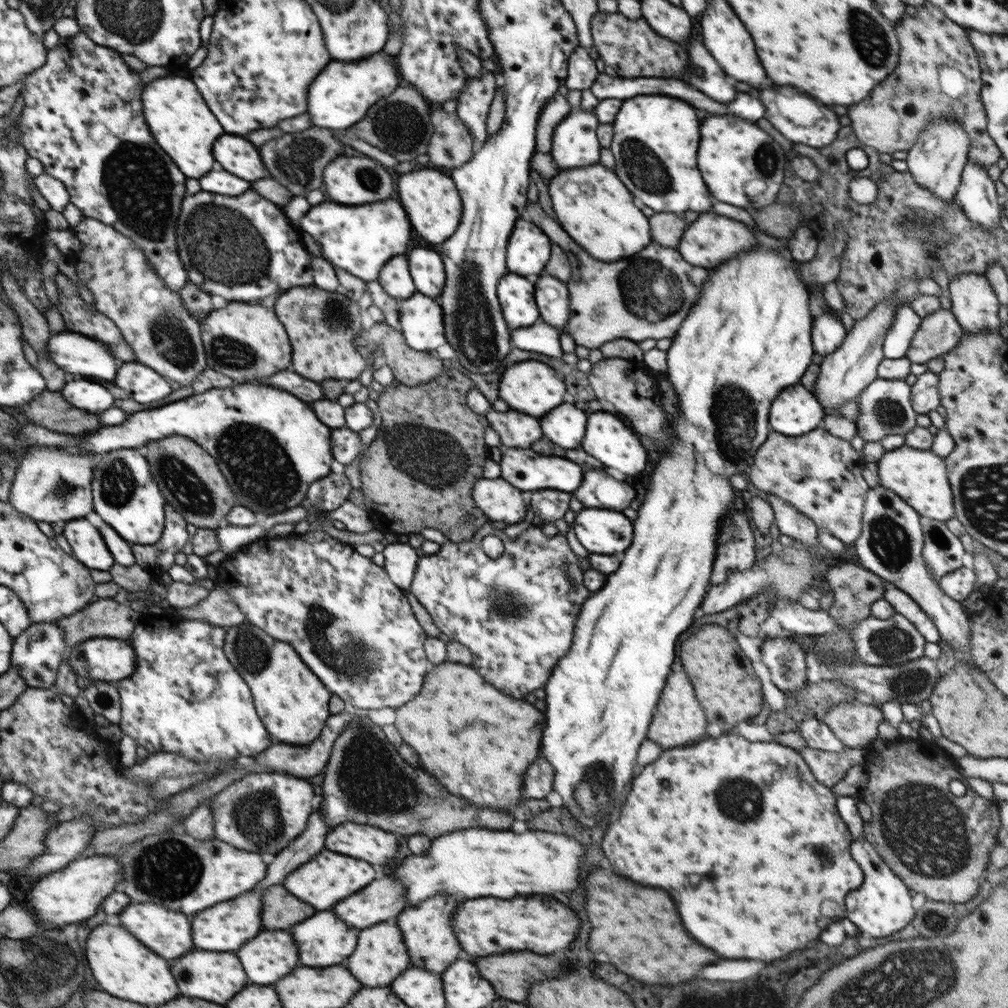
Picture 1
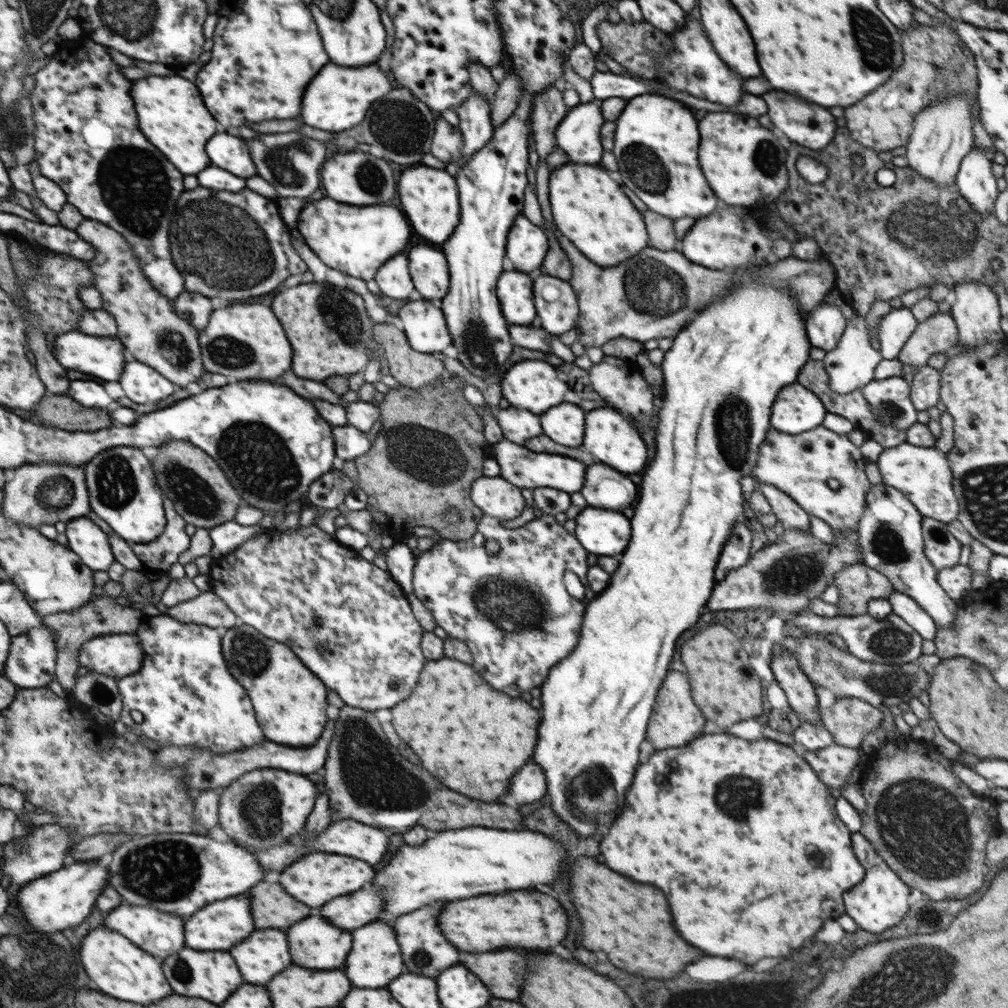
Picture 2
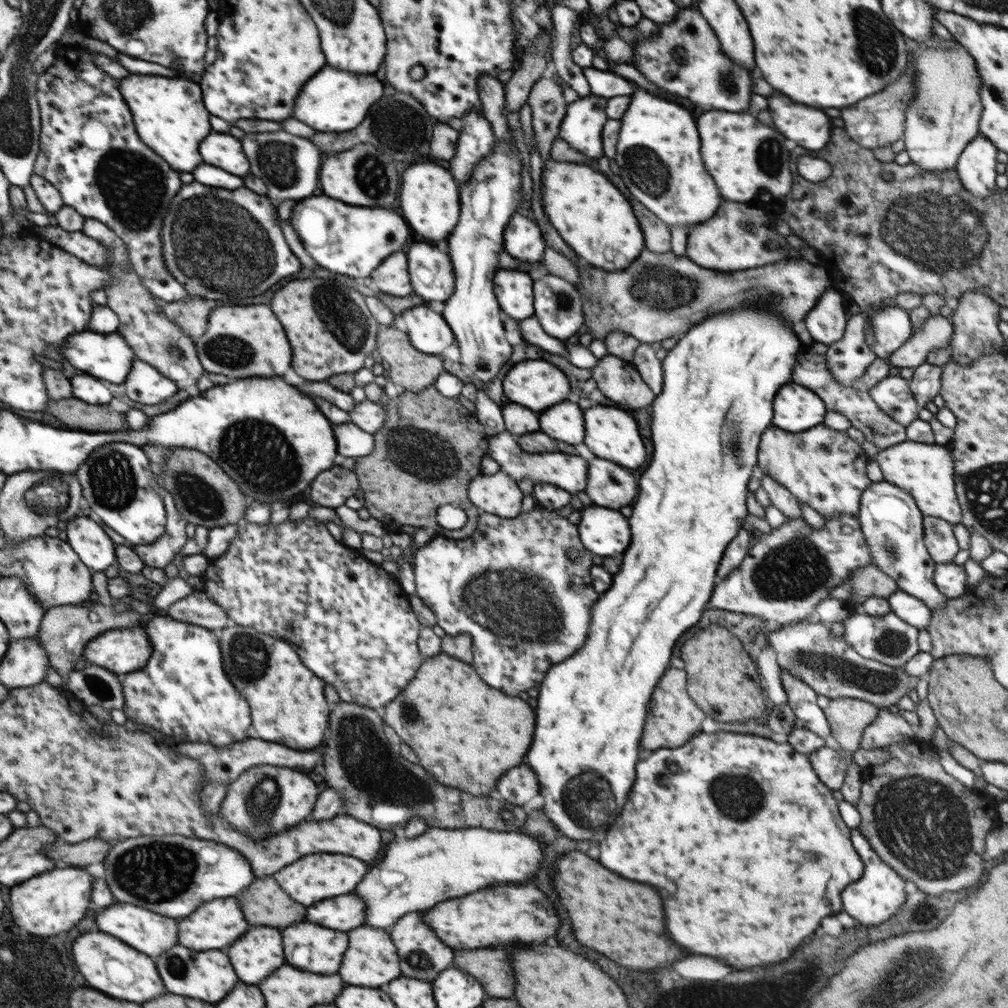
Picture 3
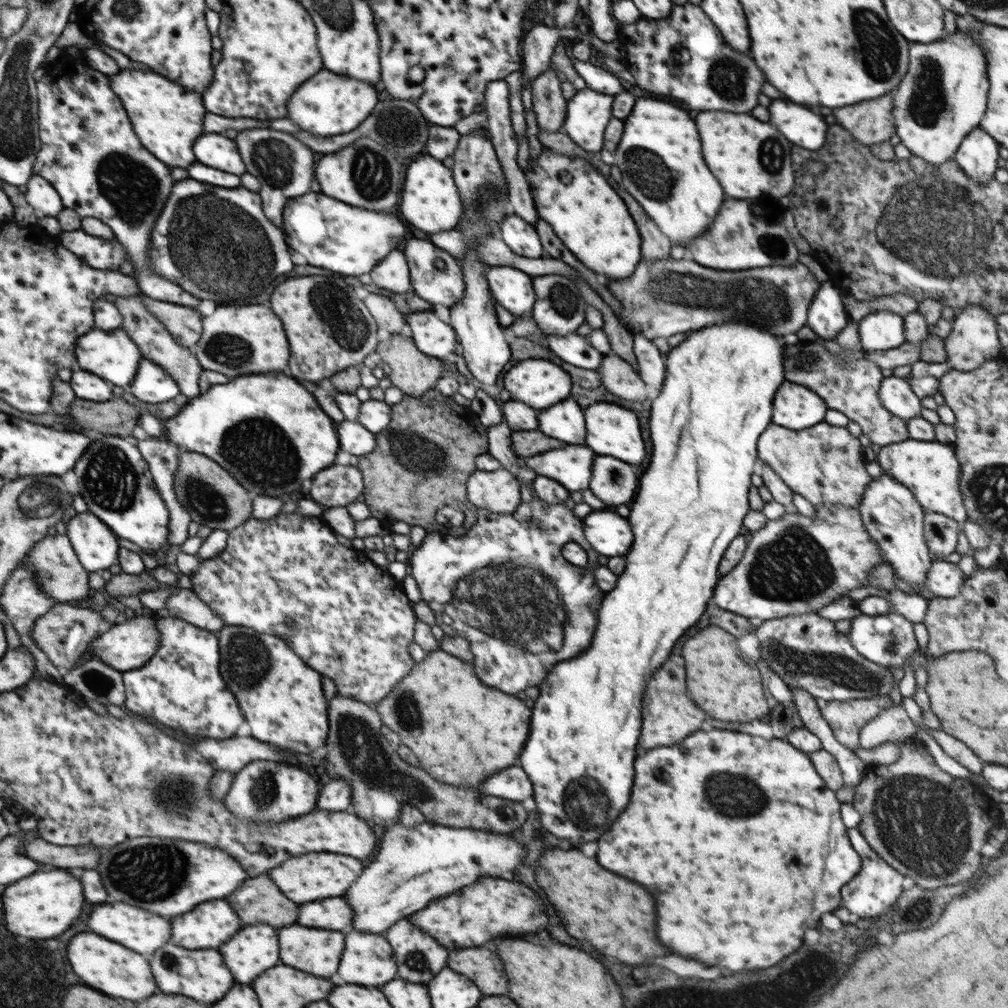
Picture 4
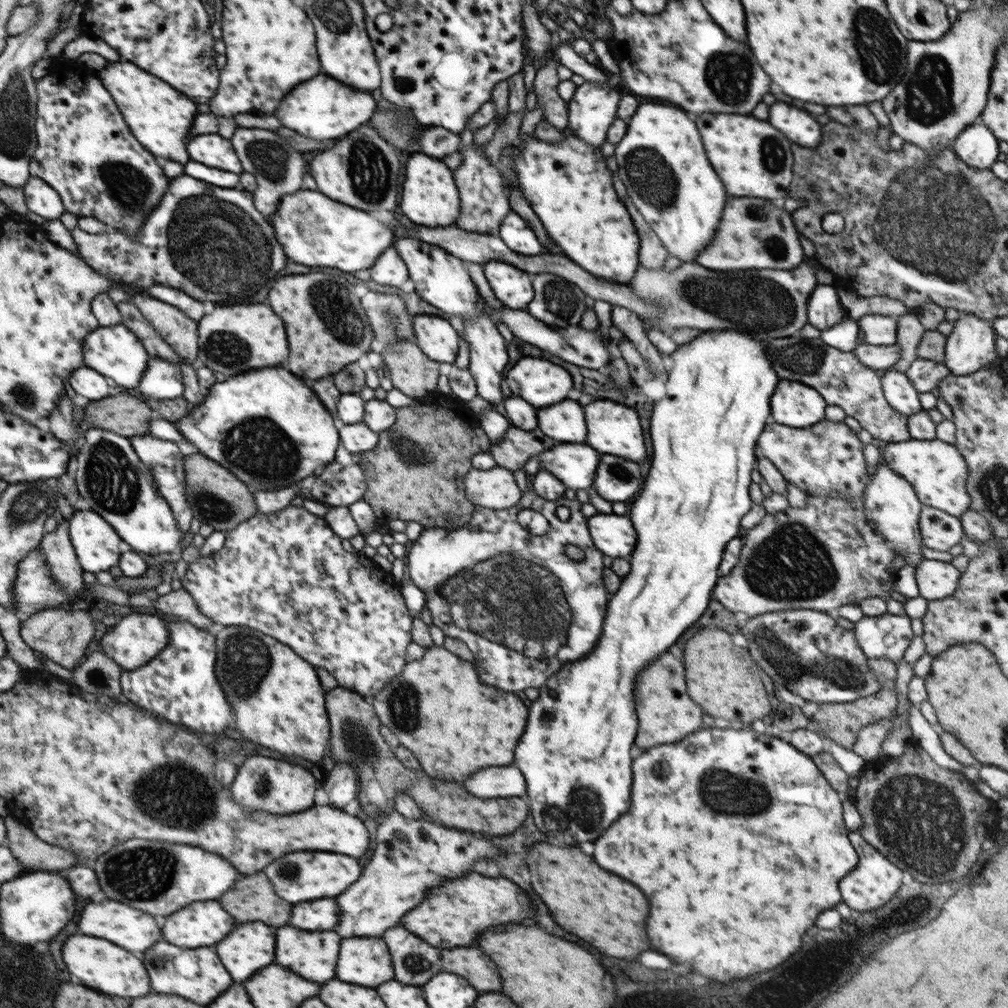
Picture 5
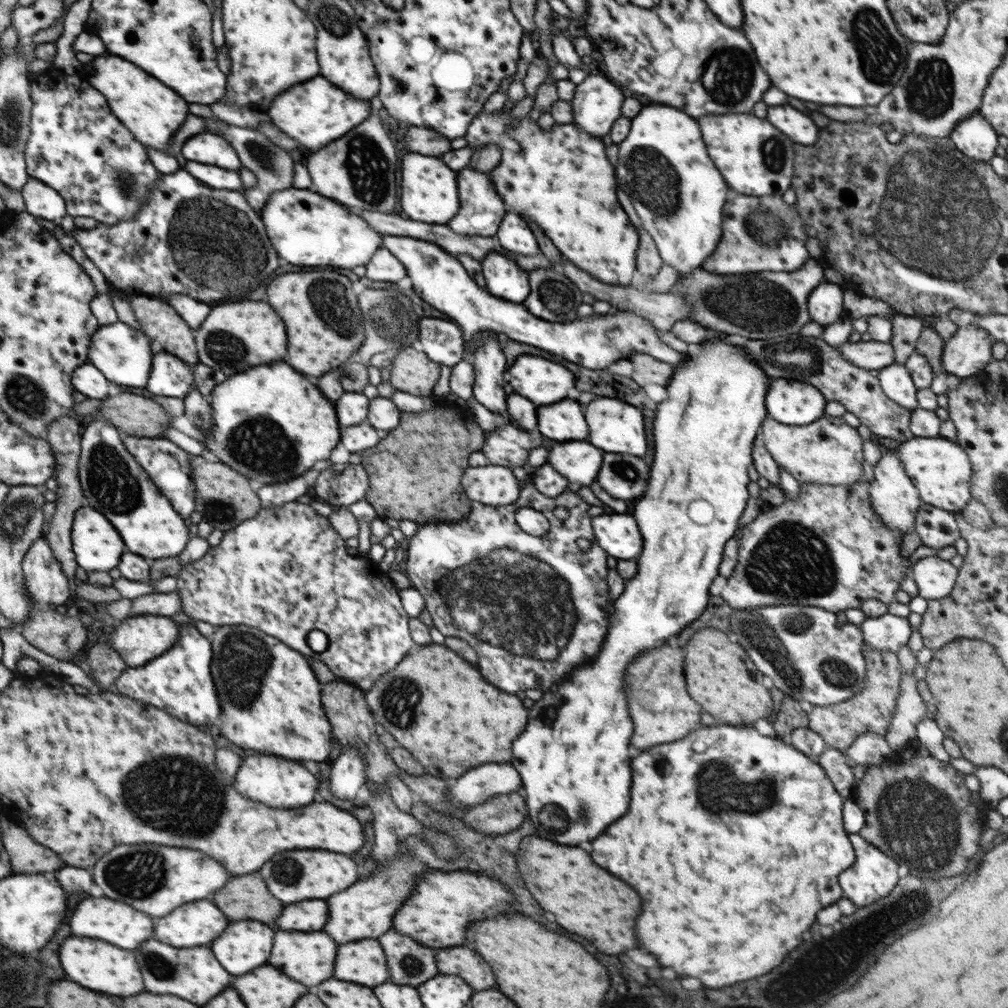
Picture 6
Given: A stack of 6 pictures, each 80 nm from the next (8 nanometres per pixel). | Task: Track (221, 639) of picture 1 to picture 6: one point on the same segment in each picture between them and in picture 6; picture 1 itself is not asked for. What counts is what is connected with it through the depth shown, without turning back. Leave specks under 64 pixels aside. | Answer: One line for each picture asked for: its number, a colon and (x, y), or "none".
2: (183, 695)
3: (182, 691)
4: (180, 687)
5: (179, 684)
6: (180, 680)

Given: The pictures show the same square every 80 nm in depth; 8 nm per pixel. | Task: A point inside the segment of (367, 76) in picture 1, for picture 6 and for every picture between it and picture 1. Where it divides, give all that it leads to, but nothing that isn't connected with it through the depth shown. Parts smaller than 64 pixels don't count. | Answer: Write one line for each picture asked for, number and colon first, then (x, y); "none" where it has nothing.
2: (338, 97)
3: (334, 100)
4: (328, 104)
5: (322, 108)
6: (314, 113)

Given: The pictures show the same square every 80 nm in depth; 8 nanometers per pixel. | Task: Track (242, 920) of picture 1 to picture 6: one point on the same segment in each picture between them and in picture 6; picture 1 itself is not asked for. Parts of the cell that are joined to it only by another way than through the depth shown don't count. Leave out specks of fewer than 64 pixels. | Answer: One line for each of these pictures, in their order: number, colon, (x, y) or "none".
2: (221, 926)
3: (218, 924)
4: (211, 924)
5: (206, 923)
6: (196, 924)

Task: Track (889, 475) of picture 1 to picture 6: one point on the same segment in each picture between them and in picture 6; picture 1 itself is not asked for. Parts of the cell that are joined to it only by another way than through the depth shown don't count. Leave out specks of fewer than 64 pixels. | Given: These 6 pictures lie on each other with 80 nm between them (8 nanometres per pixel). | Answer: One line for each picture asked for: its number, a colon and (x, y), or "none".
2: (923, 474)
3: (926, 471)
4: (930, 469)
5: (936, 470)
6: (940, 468)

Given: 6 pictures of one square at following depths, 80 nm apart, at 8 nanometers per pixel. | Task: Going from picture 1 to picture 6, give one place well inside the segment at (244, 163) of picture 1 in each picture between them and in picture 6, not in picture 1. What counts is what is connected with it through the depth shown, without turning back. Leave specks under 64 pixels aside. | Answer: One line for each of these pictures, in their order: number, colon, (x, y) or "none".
2: (230, 152)
3: (223, 149)
4: (214, 149)
5: (212, 149)
6: (205, 148)

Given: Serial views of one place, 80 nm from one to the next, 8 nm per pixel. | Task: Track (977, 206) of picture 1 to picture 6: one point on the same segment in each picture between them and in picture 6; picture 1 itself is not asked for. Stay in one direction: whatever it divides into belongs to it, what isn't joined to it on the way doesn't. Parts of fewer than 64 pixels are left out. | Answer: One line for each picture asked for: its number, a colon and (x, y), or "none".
2: (975, 181)
3: (976, 168)
4: (977, 156)
5: (976, 146)
6: (974, 137)

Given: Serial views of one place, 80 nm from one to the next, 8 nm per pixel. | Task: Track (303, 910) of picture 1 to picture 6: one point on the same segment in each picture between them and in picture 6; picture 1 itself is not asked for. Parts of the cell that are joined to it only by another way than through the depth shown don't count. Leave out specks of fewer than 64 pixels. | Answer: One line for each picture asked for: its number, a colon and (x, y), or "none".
2: (273, 908)
3: (267, 904)
4: (258, 900)
5: (254, 899)
6: (246, 896)

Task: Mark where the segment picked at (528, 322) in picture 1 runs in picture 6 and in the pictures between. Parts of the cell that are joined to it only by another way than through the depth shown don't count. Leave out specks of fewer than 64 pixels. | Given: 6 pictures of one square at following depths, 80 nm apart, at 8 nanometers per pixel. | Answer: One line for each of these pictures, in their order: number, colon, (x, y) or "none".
2: (514, 290)
3: (514, 289)
4: (513, 289)
5: (511, 286)
6: (505, 278)

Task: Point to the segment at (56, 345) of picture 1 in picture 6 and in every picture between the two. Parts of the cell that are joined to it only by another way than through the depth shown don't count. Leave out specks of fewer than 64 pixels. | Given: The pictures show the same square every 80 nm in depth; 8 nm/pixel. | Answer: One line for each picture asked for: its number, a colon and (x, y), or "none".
2: (104, 357)
3: (104, 356)
4: (112, 354)
5: (117, 352)
6: (125, 354)

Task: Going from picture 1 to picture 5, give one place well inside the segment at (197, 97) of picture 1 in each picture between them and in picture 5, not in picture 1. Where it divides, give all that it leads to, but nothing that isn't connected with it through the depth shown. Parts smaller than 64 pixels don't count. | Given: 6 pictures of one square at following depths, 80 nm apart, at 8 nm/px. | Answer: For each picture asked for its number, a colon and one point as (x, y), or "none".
2: (172, 114)
3: (169, 115)
4: (167, 117)
5: (160, 117)

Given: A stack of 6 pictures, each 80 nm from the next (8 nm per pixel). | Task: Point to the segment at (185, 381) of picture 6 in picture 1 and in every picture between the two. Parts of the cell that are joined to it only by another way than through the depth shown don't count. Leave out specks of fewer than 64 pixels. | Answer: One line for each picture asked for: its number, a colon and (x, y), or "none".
1: (141, 383)
2: (141, 383)
3: (145, 384)
4: (152, 384)
5: (162, 380)

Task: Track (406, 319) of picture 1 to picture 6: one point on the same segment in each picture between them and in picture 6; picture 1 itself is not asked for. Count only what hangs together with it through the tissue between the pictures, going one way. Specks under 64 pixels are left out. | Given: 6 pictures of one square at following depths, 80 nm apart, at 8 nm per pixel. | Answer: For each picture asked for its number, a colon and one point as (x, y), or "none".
2: (424, 325)
3: (428, 332)
4: (432, 337)
5: (436, 337)
6: (442, 341)

